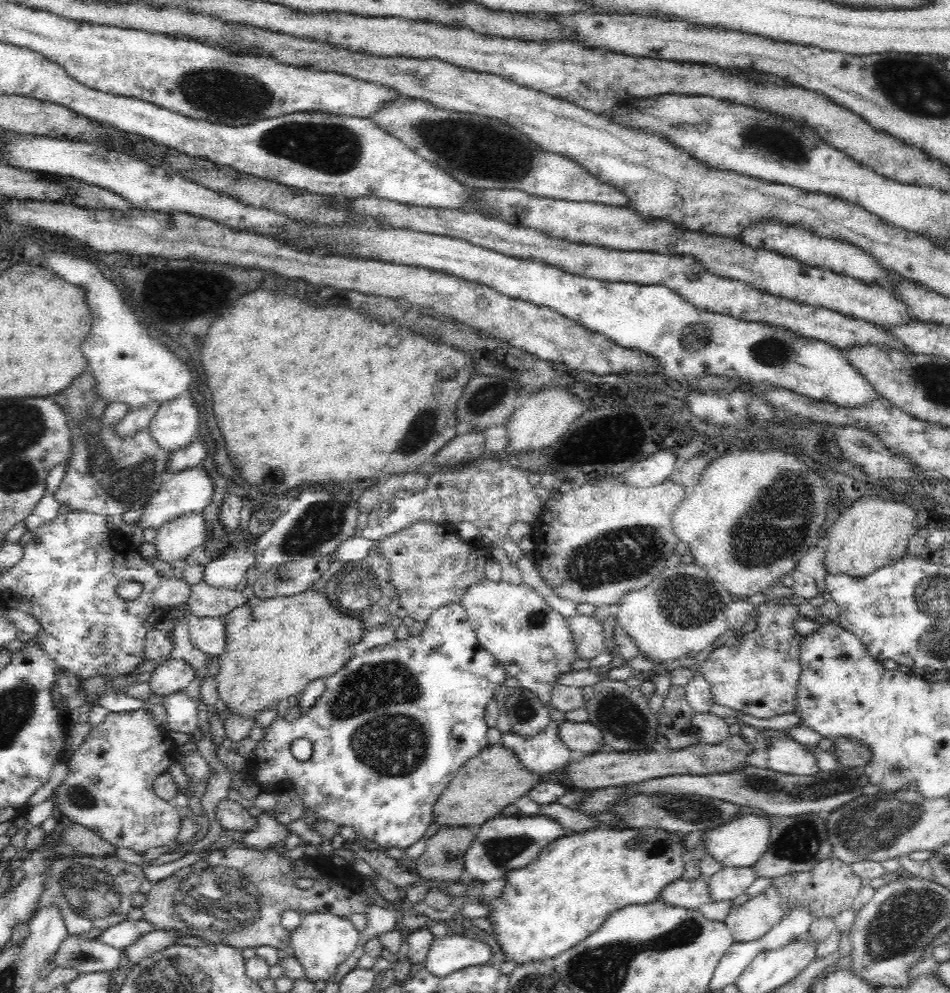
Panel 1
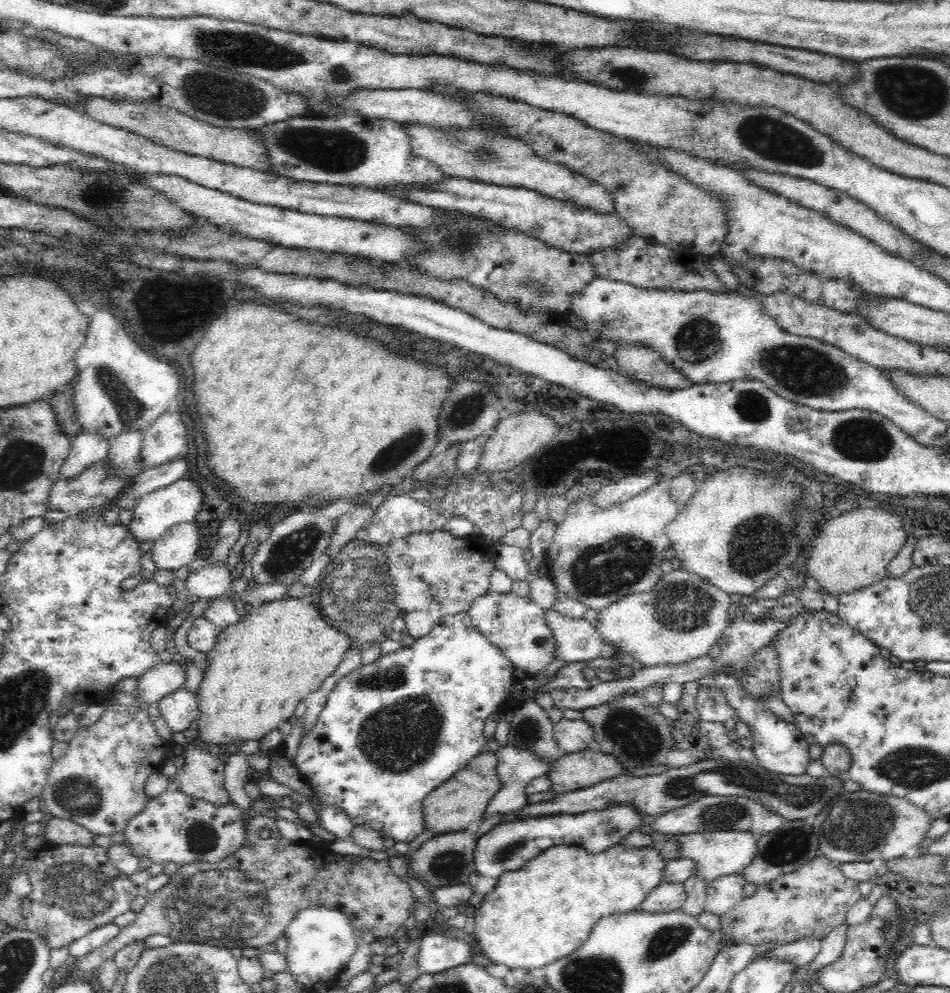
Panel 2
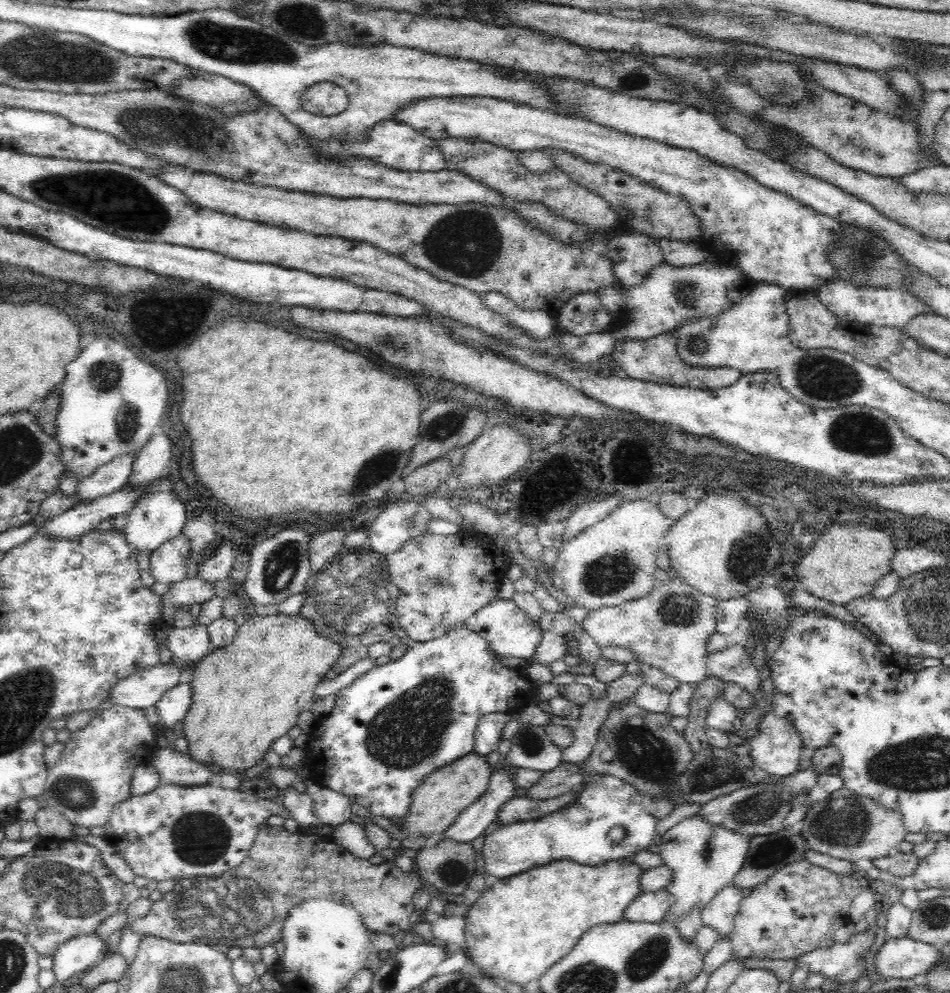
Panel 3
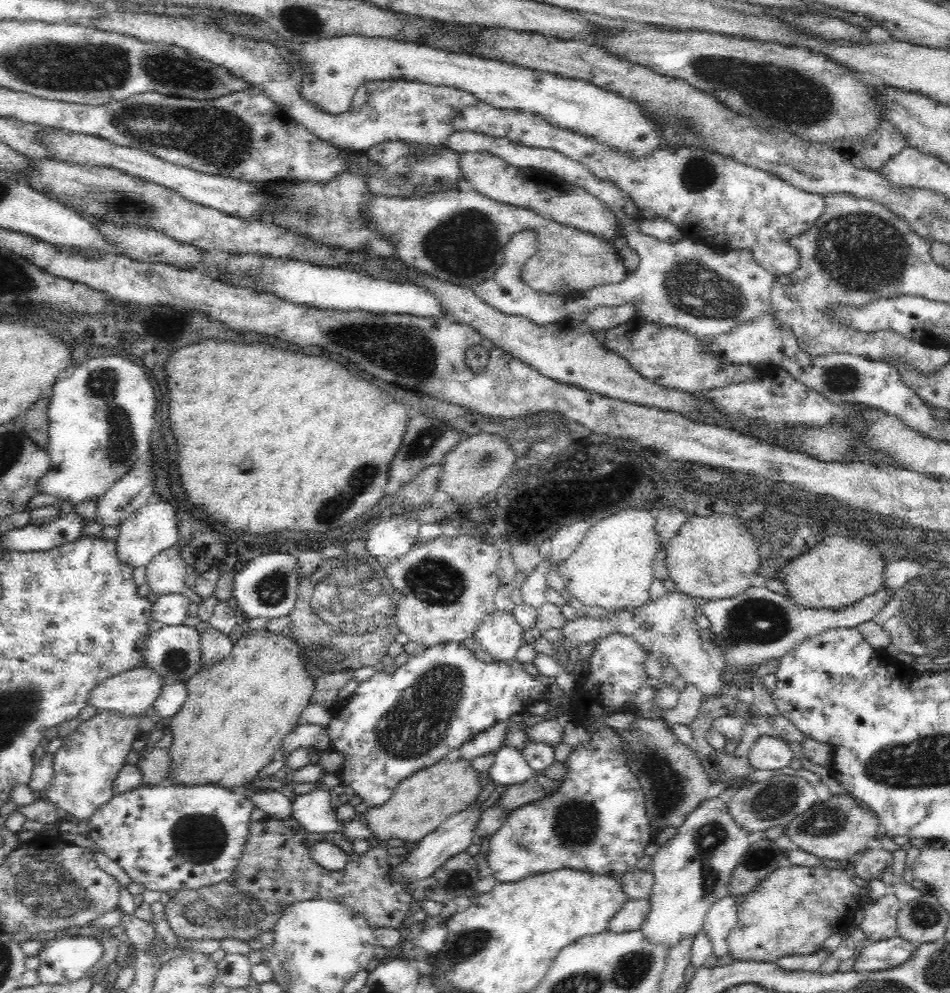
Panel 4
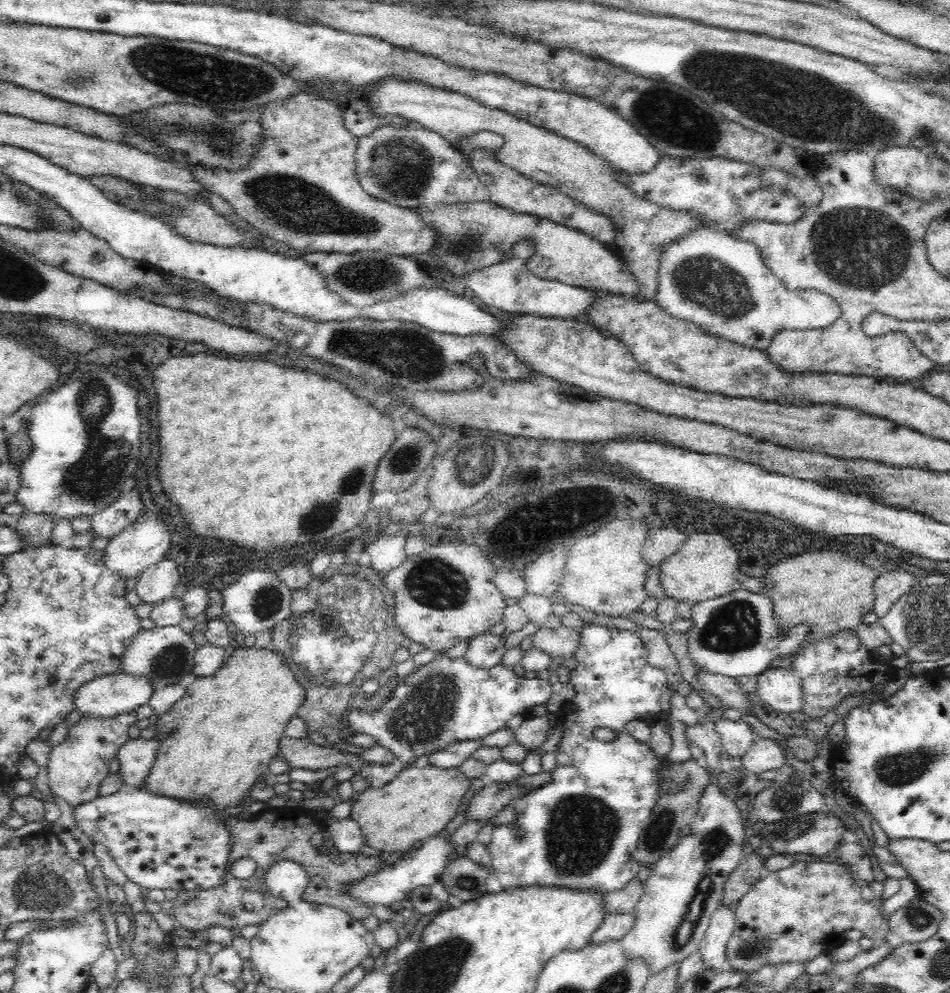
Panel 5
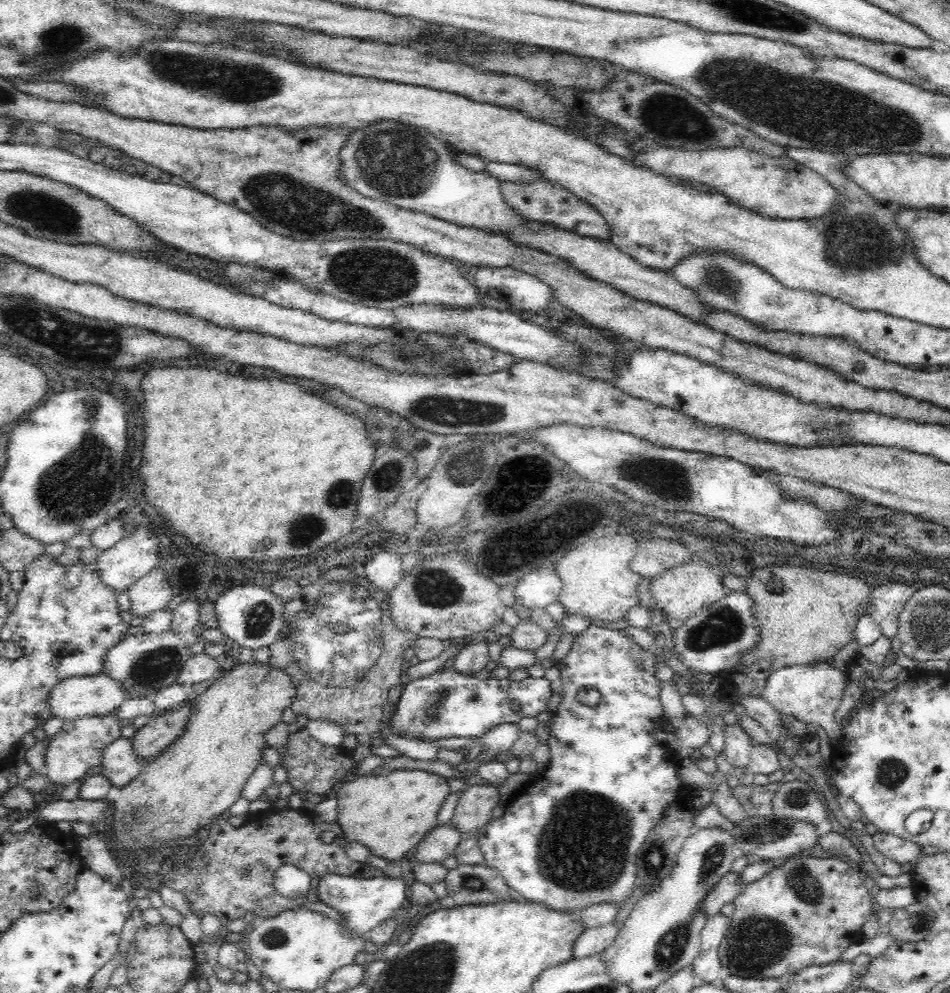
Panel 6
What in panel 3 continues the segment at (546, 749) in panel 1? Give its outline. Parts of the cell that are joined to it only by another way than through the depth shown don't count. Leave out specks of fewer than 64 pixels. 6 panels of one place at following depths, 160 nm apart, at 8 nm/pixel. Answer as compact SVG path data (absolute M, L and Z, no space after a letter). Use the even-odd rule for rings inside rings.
M503 765L493 768L484 794L456 816L437 843L448 839L456 843L470 843L478 838L494 822L496 810L514 796L514 788L514 781Z

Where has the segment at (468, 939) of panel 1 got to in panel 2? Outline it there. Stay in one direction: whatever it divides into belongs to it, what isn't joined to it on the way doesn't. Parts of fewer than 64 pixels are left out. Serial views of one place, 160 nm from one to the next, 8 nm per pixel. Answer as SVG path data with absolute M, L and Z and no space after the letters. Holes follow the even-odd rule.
M427 932L420 940L415 962L421 974L438 974L460 966L471 958L470 954L470 946L462 940Z

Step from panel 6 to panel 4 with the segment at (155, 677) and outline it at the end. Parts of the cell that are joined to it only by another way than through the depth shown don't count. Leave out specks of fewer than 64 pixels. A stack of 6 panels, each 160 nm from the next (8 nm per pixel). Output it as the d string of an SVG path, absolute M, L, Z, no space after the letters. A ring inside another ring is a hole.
M163 625L163 627L148 632L144 648L142 648L142 666L148 667L160 677L164 686L174 683L184 683L195 675L200 666L200 637L194 627L185 625Z

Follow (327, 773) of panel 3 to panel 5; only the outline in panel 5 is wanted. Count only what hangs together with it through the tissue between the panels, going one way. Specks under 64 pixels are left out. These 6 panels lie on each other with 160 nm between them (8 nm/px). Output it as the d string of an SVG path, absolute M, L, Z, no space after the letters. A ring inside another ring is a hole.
M441 653L432 662L420 666L417 672L398 681L380 709L370 713L354 709L344 723L394 752L396 759L389 765L366 765L359 772L366 778L367 786L382 788L412 760L428 756L448 744L488 736L502 729L514 716L529 716L535 706L544 706L552 694L548 679L520 677L500 664L489 669L472 667L464 657L450 659Z

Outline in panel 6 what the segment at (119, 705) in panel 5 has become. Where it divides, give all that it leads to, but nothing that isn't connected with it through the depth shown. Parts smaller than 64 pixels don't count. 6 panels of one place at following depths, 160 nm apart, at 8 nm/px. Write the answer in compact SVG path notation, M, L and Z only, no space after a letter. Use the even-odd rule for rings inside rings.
M98 673L94 676L70 676L60 680L55 684L55 688L50 690L48 705L50 705L50 716L73 721L82 717L110 715L110 712L124 699L127 699L127 694L121 688L121 684L104 673Z

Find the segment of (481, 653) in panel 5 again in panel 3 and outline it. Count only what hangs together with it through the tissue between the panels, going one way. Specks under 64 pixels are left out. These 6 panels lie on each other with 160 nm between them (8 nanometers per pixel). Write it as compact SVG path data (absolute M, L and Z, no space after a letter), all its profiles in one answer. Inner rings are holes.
M496 598L488 606L473 614L470 627L476 634L486 640L498 656L512 656L512 658L526 660L534 654L536 644L540 642L541 638L541 628L536 626L534 621L526 615L526 612L516 606L512 599L502 600Z

